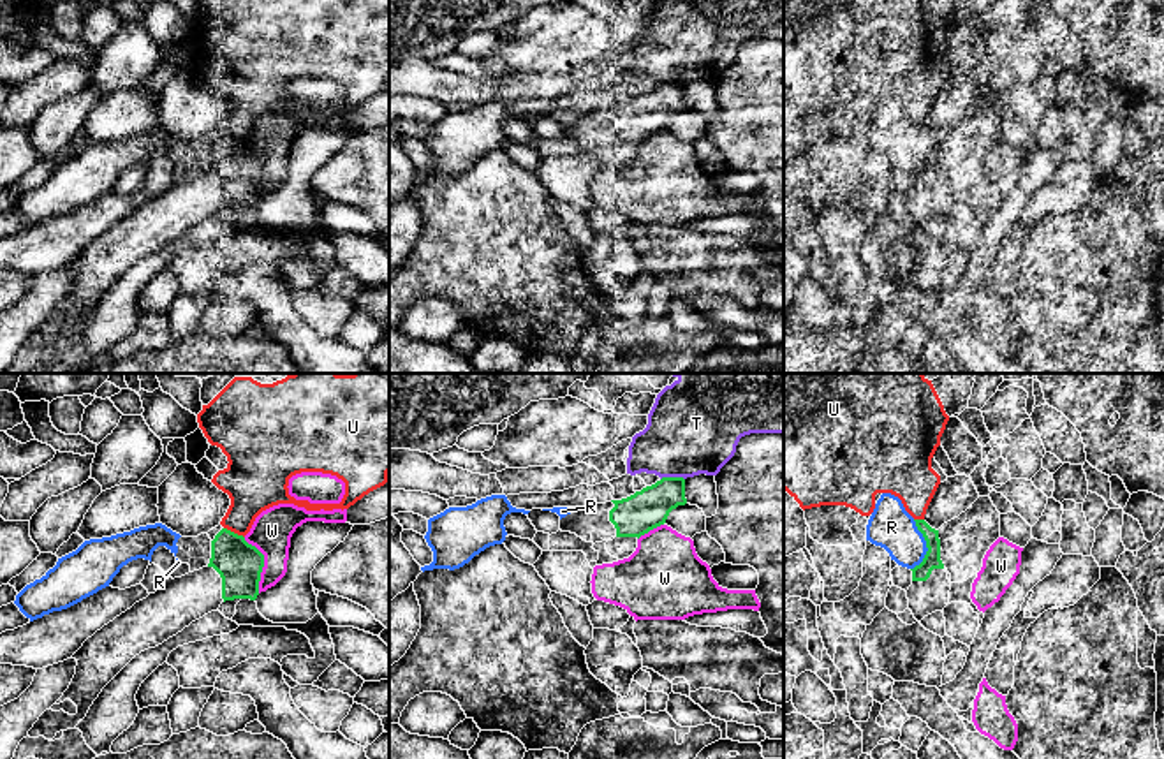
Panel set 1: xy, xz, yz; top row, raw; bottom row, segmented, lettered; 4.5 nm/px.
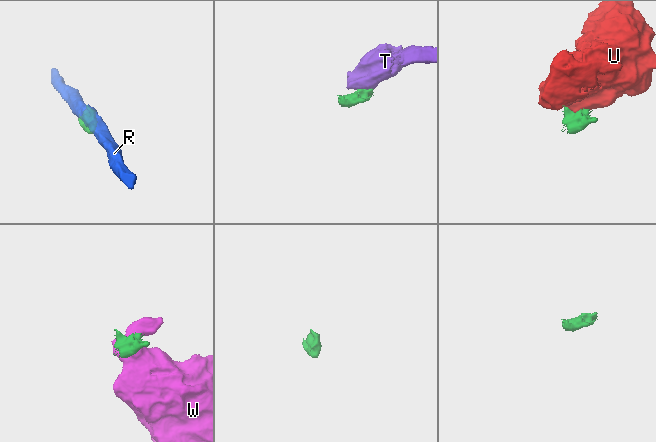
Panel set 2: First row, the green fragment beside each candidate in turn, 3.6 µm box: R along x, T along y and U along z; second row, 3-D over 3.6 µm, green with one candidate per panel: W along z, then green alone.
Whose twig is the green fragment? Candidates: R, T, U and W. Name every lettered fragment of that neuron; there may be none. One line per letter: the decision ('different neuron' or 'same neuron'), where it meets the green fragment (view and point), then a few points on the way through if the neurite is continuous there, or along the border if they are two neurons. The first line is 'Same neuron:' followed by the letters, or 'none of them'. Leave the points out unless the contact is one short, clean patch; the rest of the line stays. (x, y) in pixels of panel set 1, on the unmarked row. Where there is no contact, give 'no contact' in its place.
Same neuron: none of them
R: different neuron | yz (927, 152)
T: different neuron | xz (671, 83) | along xz (684, 83), (661, 85)
U: different neuron | xy (233, 138) | along xy (224, 132), (243, 143)
W: different neuron | xy (263, 169) | along xy (243, 143), (263, 161), (259, 198)

